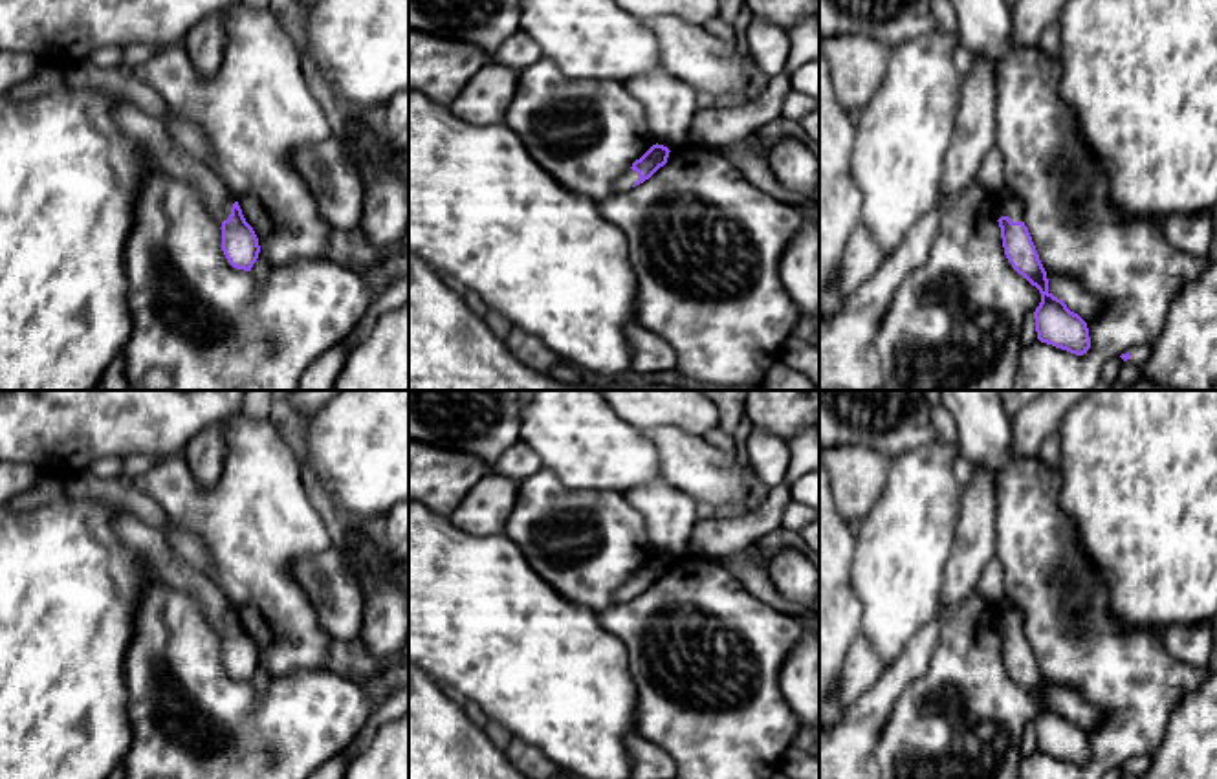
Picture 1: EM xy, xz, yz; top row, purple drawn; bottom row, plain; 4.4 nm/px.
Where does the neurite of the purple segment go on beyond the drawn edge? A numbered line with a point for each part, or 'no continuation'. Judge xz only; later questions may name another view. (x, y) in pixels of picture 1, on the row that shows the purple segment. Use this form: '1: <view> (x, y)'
1: xz (625, 182)

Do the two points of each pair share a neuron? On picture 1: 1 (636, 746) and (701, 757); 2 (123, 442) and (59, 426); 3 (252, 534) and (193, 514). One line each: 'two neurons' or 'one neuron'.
1: two neurons
2: one neuron
3: one neuron

